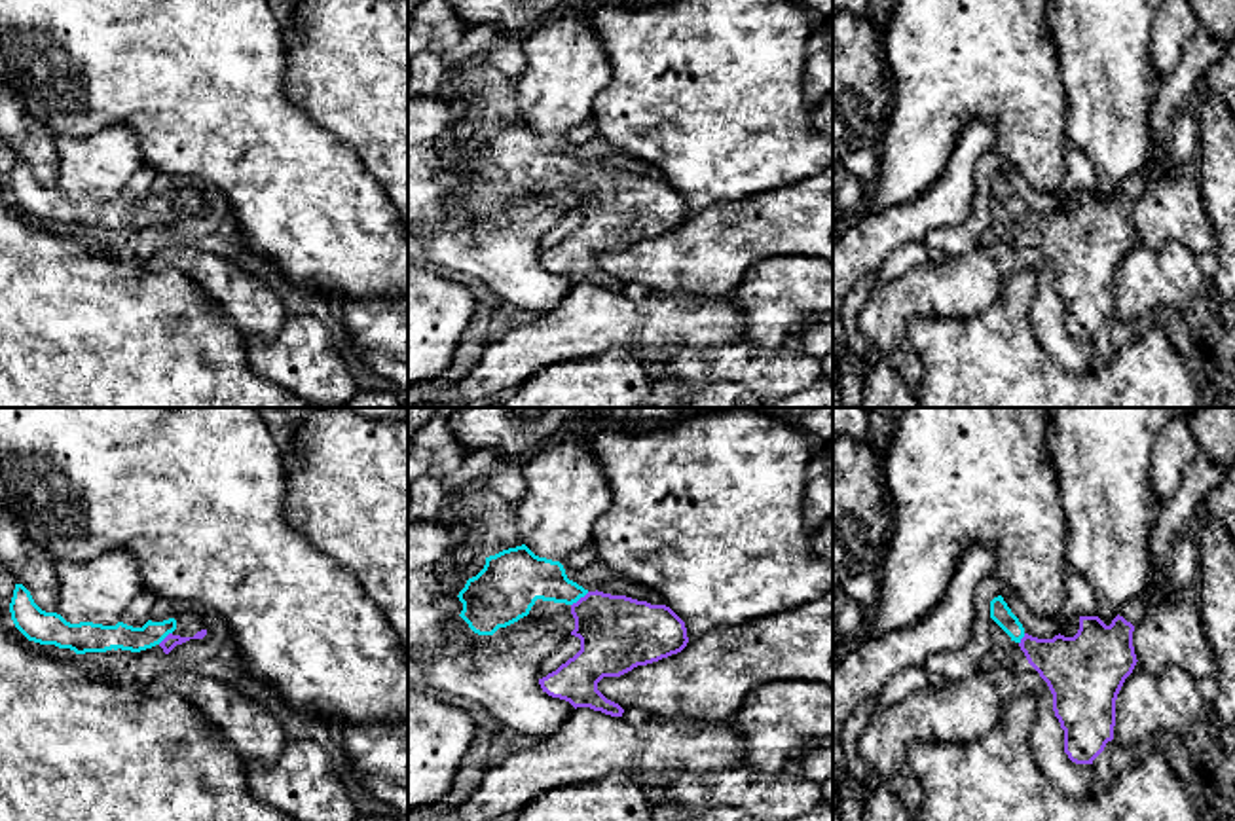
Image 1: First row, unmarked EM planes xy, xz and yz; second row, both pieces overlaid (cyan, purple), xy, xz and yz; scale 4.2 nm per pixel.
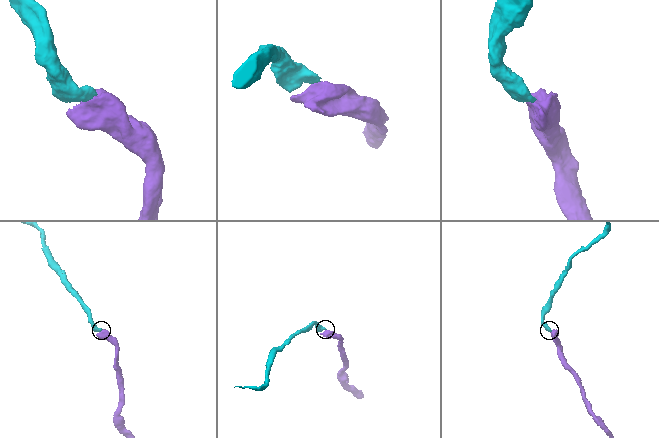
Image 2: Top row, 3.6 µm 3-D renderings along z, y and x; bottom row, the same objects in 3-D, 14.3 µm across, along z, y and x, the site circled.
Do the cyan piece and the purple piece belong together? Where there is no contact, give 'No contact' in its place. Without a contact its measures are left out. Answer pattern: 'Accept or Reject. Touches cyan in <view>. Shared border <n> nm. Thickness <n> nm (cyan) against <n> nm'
Accept. Touches cyan in xz. Shared border 100 nm. Thickness 220 nm (cyan) against 320 nm

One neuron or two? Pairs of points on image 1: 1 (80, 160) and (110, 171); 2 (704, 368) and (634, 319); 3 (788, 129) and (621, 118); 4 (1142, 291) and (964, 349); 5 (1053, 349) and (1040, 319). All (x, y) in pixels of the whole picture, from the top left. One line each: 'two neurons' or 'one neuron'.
1: one neuron
2: two neurons
3: one neuron
4: two neurons
5: one neuron

